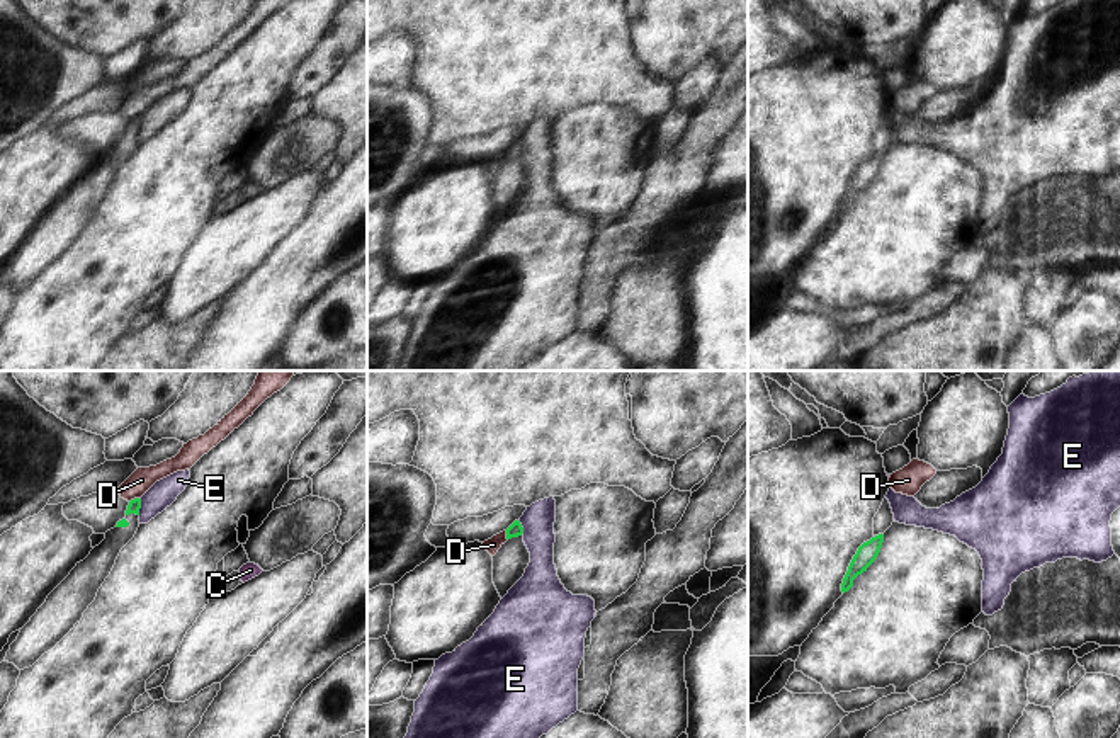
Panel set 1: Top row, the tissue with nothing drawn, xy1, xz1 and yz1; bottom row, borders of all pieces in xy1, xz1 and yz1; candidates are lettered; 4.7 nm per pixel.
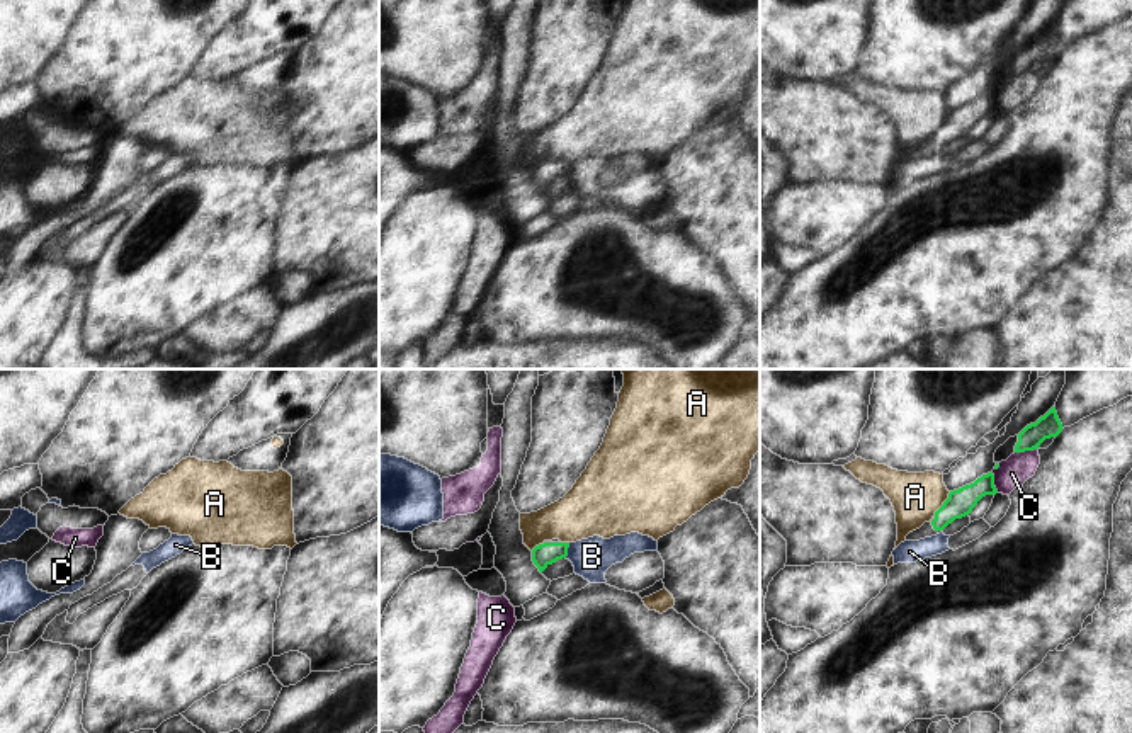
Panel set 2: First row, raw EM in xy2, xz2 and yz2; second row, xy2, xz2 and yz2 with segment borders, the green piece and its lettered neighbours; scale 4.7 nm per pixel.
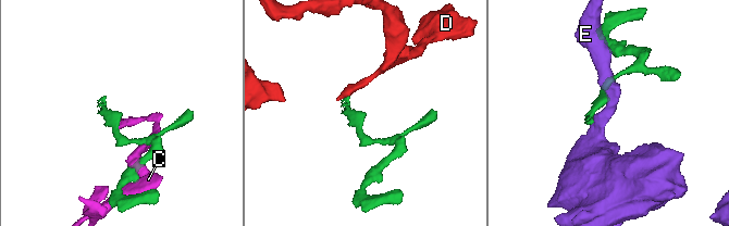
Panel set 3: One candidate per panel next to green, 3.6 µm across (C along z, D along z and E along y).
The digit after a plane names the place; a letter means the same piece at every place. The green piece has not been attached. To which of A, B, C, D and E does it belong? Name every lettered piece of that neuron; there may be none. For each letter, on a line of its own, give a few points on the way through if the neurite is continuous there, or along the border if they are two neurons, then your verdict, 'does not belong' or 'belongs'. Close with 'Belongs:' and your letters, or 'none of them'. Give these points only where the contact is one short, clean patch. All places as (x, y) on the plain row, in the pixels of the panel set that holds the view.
A: does not belong
B: border along xz2 (570, 162), (565, 176); does not belong
C: does not belong
D: border along xy1 (140, 116), (130, 121); does not belong
E: border along xy1 (141, 118), (138, 133); does not belong
Belongs: none of them

